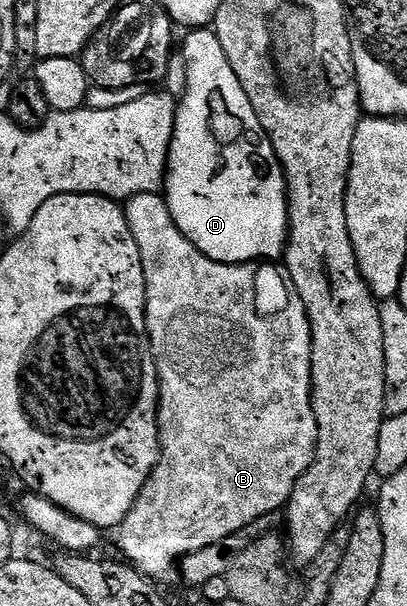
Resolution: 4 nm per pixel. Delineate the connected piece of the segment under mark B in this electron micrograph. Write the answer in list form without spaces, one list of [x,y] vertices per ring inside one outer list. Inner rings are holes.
[[[146,193],[145,195],[126,198],[125,212],[129,223],[129,231],[133,231],[133,239],[137,243],[137,251],[141,251],[141,267],[145,271],[145,283],[147,284],[147,334],[149,335],[149,343],[155,356],[155,366],[159,376],[159,463],[156,465],[155,470],[151,472],[151,478],[145,483],[141,495],[137,495],[137,503],[133,503],[129,515],[125,518],[123,524],[118,526],[117,534],[119,533],[119,545],[123,548],[124,555],[122,554],[122,556],[130,564],[134,565],[140,573],[148,578],[156,579],[155,577],[161,576],[162,573],[169,572],[174,561],[175,564],[182,562],[187,554],[201,551],[205,547],[209,547],[237,531],[249,527],[249,523],[253,523],[265,515],[280,512],[287,502],[291,500],[293,487],[299,482],[301,475],[305,475],[305,471],[309,471],[309,467],[315,458],[315,448],[317,447],[317,419],[313,415],[313,403],[311,402],[311,324],[307,318],[305,303],[301,303],[297,291],[291,288],[286,276],[280,270],[279,273],[275,270],[276,266],[274,264],[248,263],[246,265],[226,265],[225,263],[217,263],[213,259],[209,259],[201,251],[197,251],[197,247],[193,247],[193,243],[189,243],[189,239],[185,239],[185,235],[181,235],[177,223],[173,223],[173,215],[169,215],[169,207],[166,200],[159,193]]]

